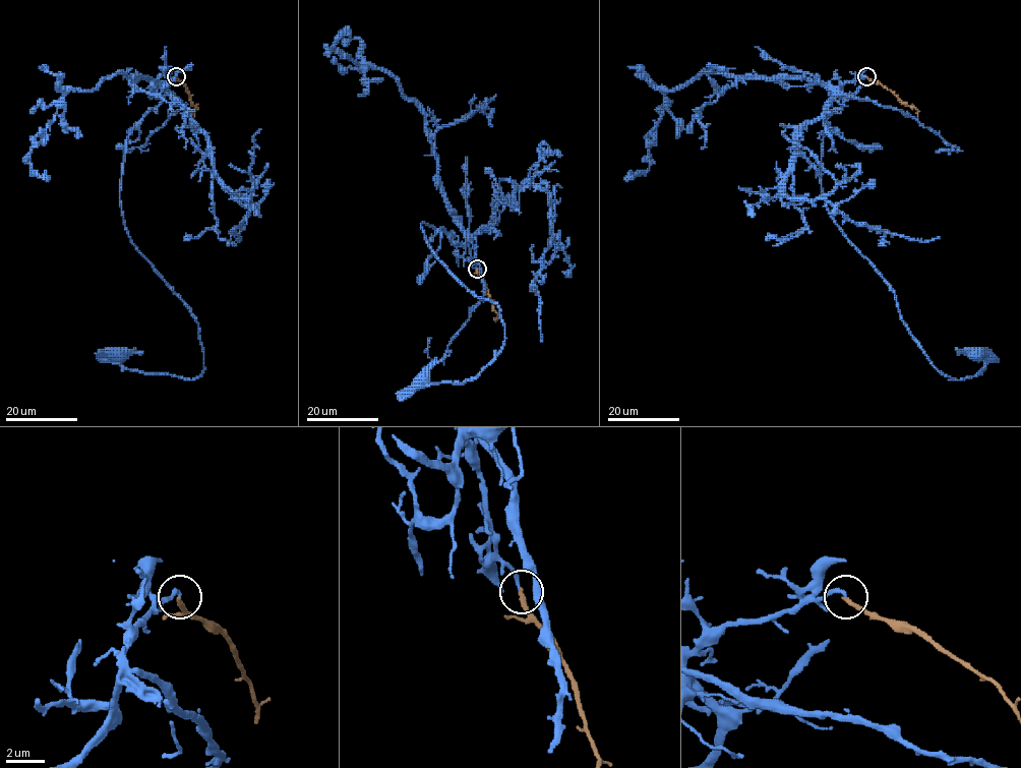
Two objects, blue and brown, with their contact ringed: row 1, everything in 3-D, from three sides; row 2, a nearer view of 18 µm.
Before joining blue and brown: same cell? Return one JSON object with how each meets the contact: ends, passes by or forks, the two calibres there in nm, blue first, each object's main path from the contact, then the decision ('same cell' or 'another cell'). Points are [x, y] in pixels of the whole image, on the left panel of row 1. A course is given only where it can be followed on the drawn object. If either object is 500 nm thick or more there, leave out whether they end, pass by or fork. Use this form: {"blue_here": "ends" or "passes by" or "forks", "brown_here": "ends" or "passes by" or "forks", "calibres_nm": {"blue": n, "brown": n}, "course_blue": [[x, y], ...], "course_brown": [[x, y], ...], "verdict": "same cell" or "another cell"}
{"blue_here": "ends", "brown_here": "ends", "calibres_nm": {"blue": 190, "brown": 240}, "course_blue": [[175, 76], [127, 138], [120, 196], [130, 241], [197, 323], [203, 371], [130, 370], [120, 352]], "course_brown": [[175, 76], [185, 85], [191, 104], [196, 108], [194, 116]], "verdict": "another cell"}

